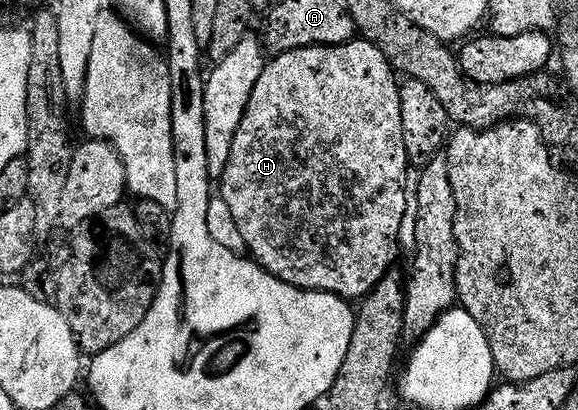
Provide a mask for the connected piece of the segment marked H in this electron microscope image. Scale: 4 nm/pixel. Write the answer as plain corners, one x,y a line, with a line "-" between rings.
352,40
343,46
306,46
300,50
290,50
274,55
264,65
261,80
257,80
257,88
253,88
253,96
249,96
245,116
241,116
237,136
233,136
233,148
229,148
229,164
225,164
221,179
221,197
233,211
233,220
237,220
237,229
241,231
241,237
247,245
246,253
285,284
299,290
335,294
344,300
362,300
392,269
395,249
401,243
403,222
409,216
409,163
405,152
405,136
401,132
400,83
395,82
395,78
397,79
396,71
391,69
389,60
385,60
383,53
373,44
362,40

